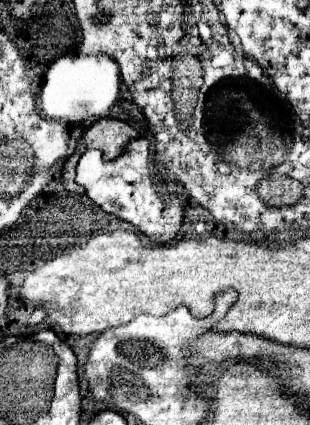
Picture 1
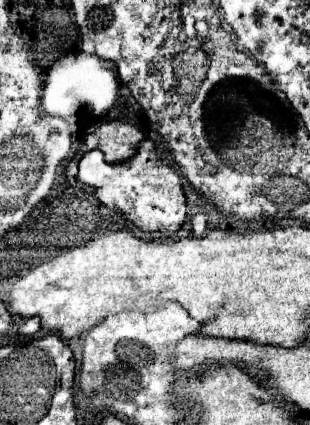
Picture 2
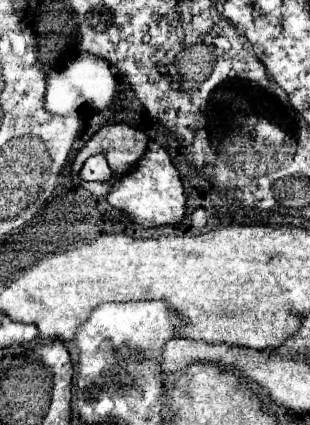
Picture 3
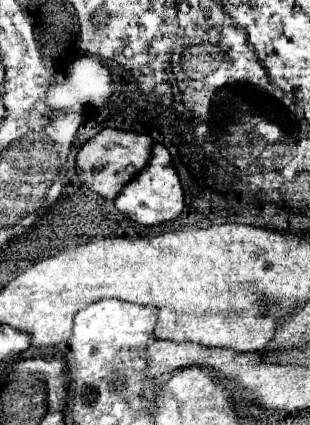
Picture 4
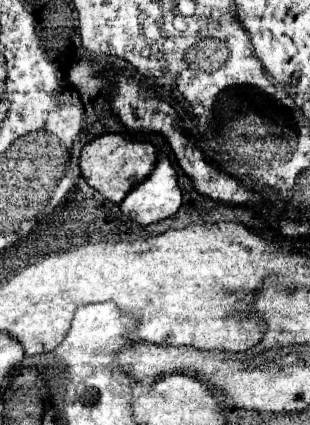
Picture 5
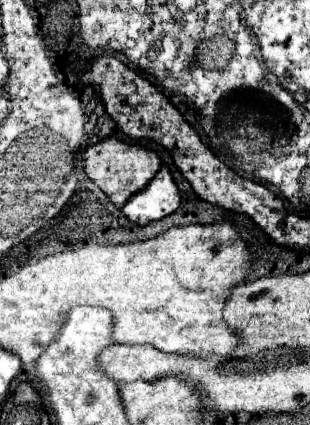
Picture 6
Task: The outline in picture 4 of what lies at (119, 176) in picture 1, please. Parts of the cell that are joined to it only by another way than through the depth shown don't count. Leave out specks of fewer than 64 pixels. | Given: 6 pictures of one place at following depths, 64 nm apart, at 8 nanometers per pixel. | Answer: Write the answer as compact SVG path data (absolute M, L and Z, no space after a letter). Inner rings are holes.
M162 144L152 146L152 154L148 158L148 164L128 182L122 192L114 198L114 206L126 214L130 220L142 224L142 226L154 226L168 220L174 220L184 210L184 192L180 186L180 178L170 162L170 152Z

